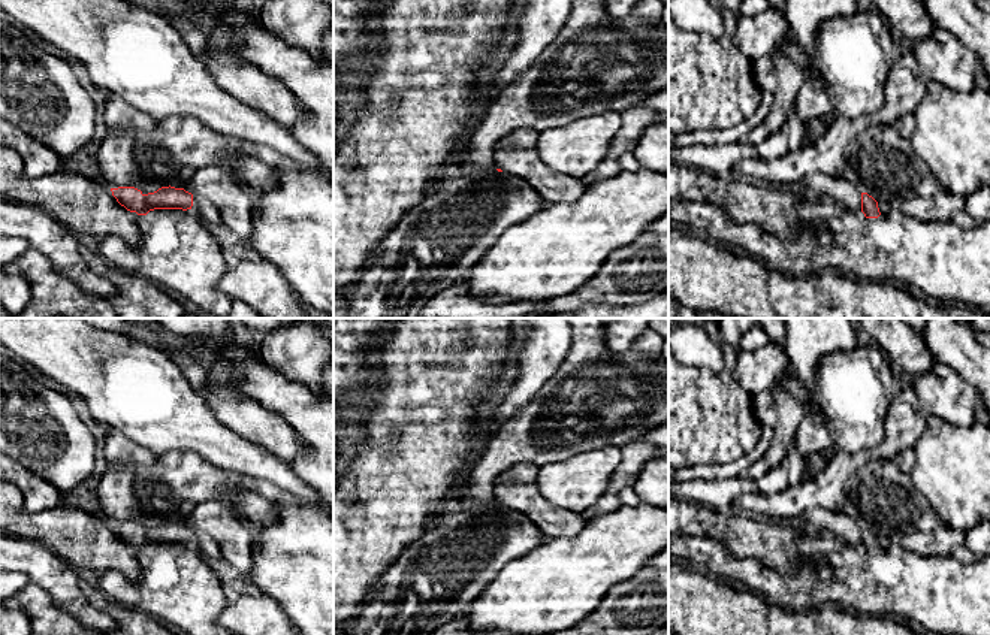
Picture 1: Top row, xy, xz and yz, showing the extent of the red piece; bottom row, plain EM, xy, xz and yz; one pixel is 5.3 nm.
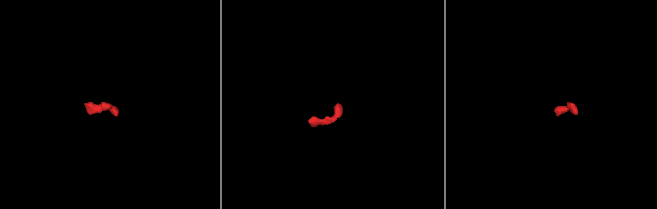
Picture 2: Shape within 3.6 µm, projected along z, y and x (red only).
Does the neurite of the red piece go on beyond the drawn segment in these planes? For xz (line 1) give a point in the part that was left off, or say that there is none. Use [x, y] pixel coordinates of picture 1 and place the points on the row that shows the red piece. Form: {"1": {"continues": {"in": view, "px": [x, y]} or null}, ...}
{"1": {"continues": null}}

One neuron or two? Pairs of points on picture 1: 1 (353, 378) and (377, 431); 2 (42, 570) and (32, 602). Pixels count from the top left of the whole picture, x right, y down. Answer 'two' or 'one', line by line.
1: two
2: two

